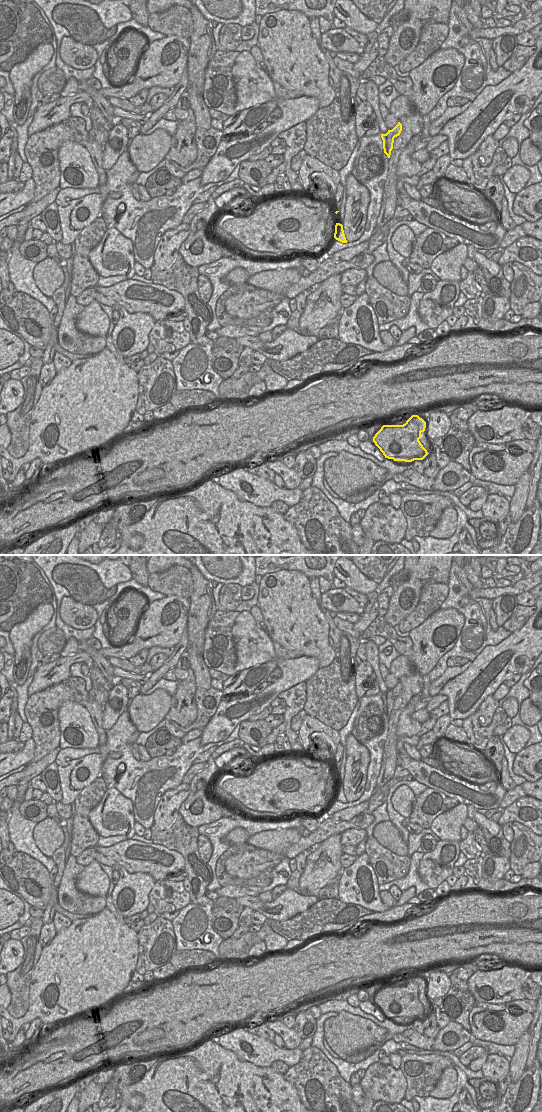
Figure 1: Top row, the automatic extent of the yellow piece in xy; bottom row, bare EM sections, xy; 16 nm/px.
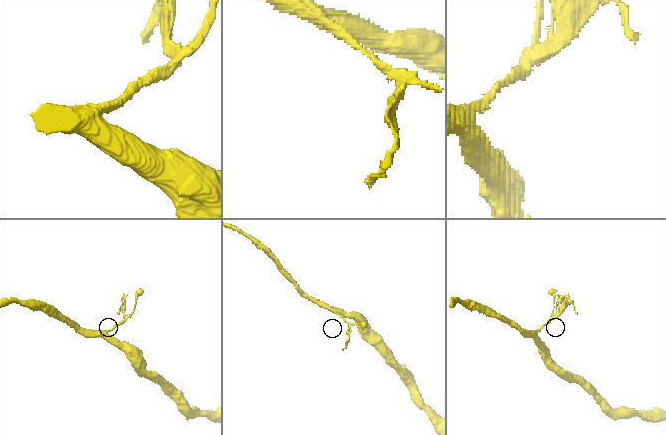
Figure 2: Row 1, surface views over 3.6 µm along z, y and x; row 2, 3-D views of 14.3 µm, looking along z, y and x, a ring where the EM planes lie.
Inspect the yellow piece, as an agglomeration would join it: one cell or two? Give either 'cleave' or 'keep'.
cleave

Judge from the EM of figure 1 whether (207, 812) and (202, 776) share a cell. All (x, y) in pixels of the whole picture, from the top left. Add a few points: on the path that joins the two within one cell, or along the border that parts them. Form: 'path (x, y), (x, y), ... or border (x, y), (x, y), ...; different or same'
path (202, 803), (198, 799), (198, 784); same

